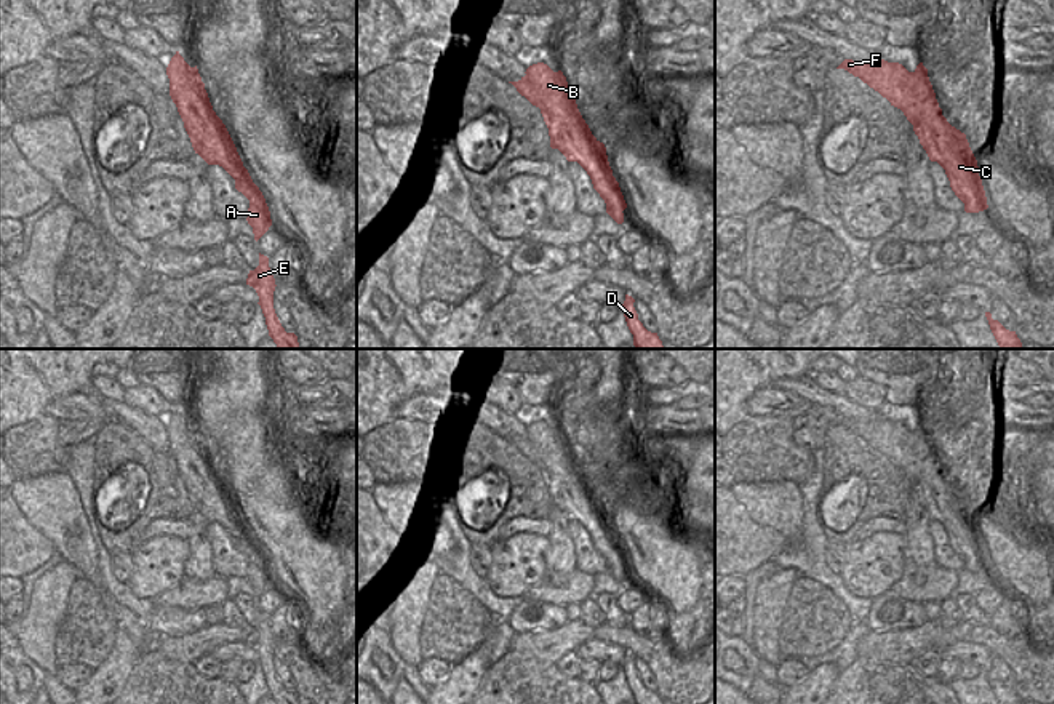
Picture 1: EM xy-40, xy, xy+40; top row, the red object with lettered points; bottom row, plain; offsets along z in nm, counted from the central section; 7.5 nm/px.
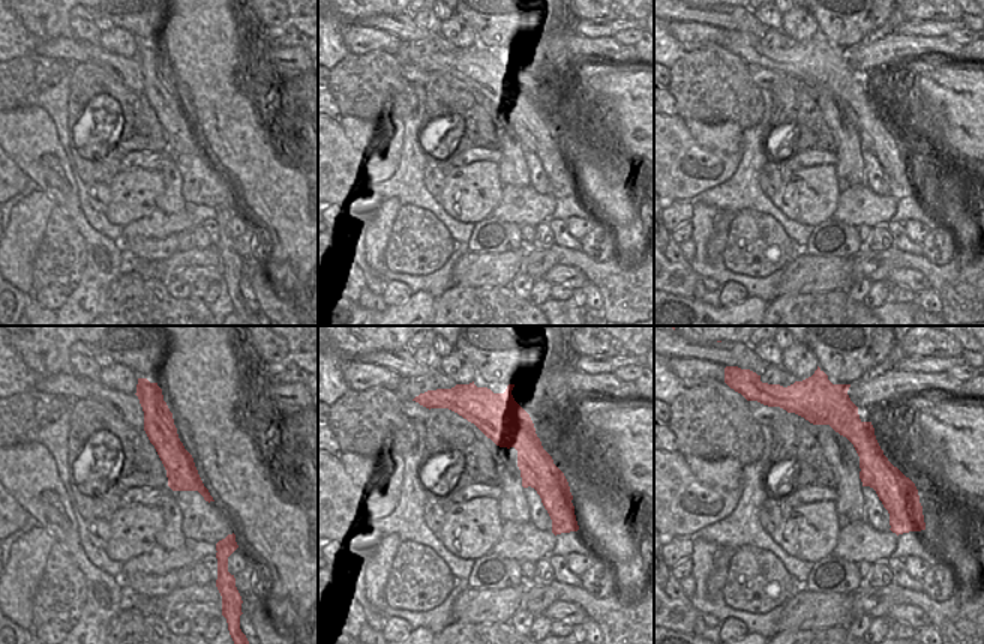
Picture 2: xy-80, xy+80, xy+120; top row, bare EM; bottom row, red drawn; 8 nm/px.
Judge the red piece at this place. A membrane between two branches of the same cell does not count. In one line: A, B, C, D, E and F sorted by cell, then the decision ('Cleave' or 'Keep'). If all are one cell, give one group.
Groups: A C D E / B F. Cleave

